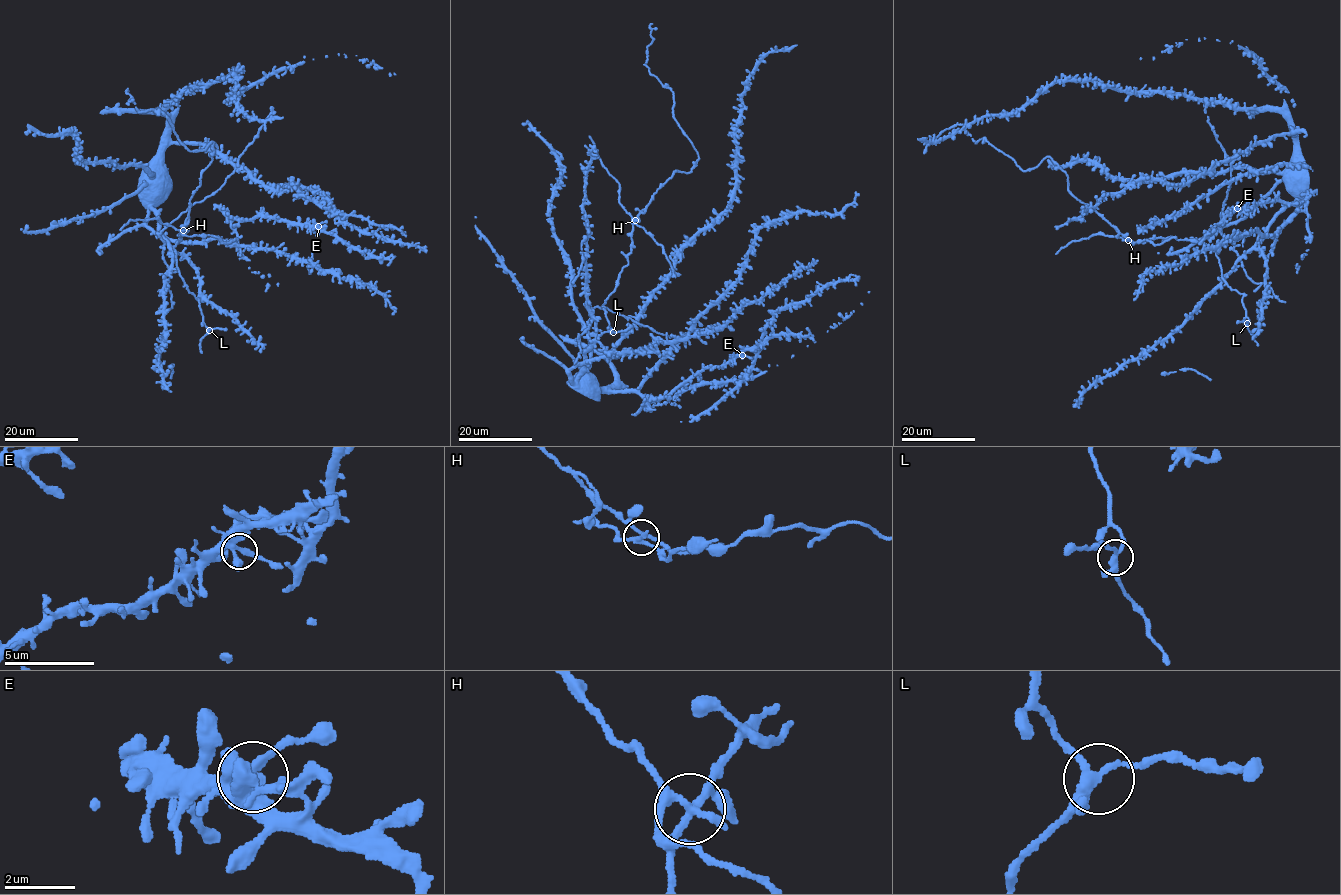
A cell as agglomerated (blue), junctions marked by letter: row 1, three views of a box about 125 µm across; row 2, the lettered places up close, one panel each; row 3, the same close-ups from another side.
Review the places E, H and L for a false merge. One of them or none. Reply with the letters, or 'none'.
H

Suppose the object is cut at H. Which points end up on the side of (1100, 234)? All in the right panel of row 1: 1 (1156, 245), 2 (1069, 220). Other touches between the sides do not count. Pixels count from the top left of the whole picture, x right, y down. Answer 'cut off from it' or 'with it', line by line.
1: with it
2: cut off from it

